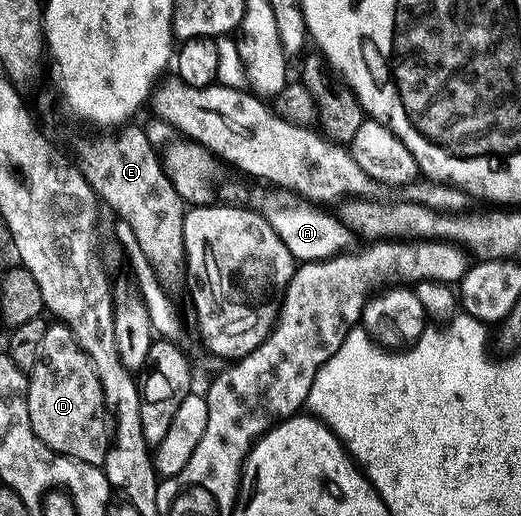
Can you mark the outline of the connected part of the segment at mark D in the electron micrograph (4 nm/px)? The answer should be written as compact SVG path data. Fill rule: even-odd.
M54 320L47 325L44 332L44 340L40 340L40 352L36 356L36 364L29 370L28 377L28 420L32 420L32 432L36 432L36 436L40 436L40 440L44 440L44 444L48 444L48 448L52 448L57 454L63 454L69 458L76 459L77 462L84 464L92 464L93 466L102 466L106 460L106 453L110 451L112 445L112 422L109 417L98 418L98 413L103 413L106 401L104 400L104 392L100 380L94 371L94 365L89 356L78 347L77 340L72 336L72 332L65 322Z

